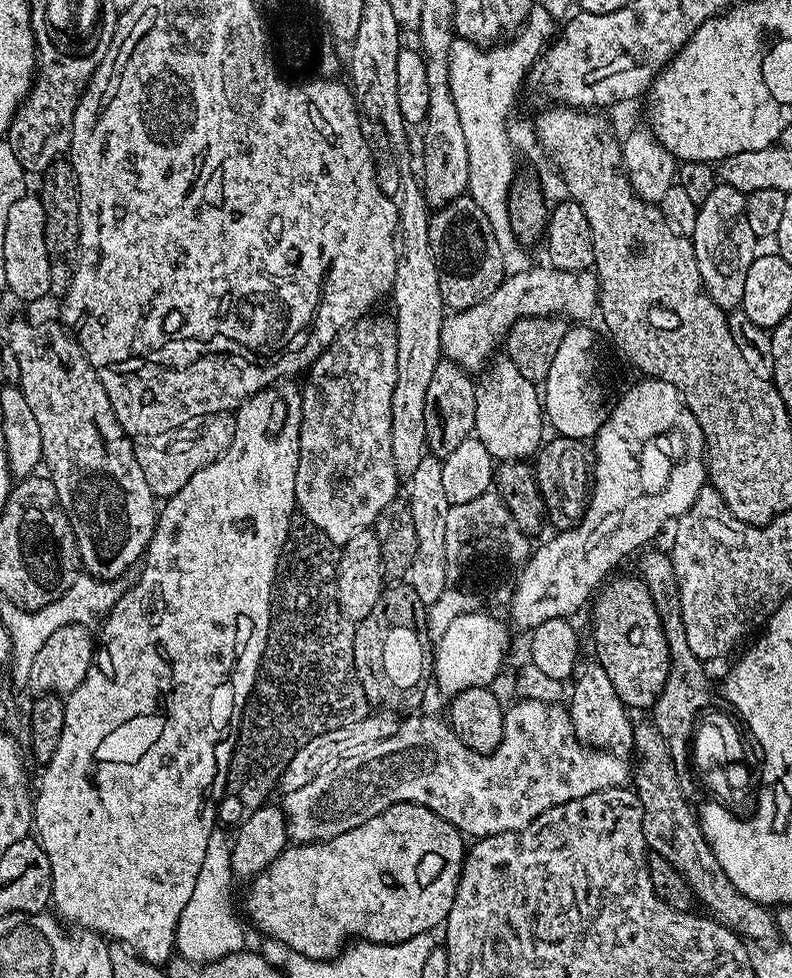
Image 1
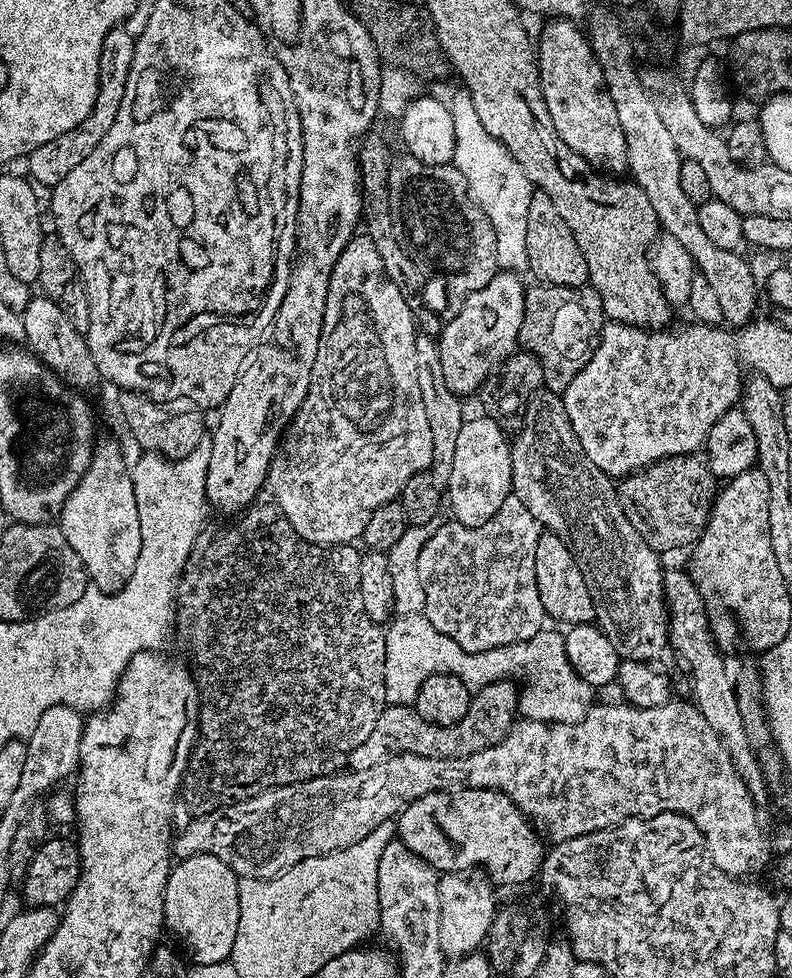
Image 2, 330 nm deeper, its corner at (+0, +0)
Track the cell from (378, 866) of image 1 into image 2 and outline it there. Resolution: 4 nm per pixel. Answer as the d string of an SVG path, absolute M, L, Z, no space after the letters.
M456 786L451 790L428 792L407 805L398 816L398 839L437 873L464 872L467 868L485 868L496 886L521 883L533 875L542 859L542 848L536 841L533 825L520 815L512 800L489 788Z

